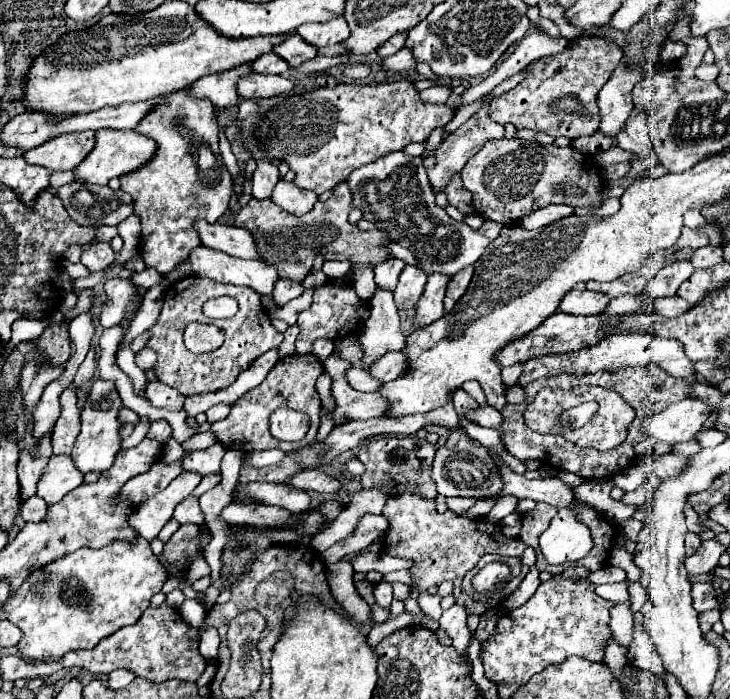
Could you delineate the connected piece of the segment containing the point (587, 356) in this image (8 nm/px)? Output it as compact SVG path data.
M614 334L614 336L604 338L600 344L590 346L590 348L582 348L578 352L548 354L548 356L524 362L524 372L516 380L516 386L524 388L524 386L528 386L530 382L534 382L542 376L546 378L546 376L556 376L556 374L562 374L562 372L582 376L582 374L600 372L600 370L622 370L626 366L644 366L644 364L650 364L650 362L658 364L664 372L668 372L670 376L676 376L676 378L686 378L688 380L690 376L694 376L694 366L682 350L681 342L650 336L650 334Z

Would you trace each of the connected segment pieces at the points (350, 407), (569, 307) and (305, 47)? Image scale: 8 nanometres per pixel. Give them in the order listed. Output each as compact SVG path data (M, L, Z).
M330 355L323 365L334 369L334 382L332 382L334 410L330 412L330 418L334 424L344 424L344 422L352 422L352 420L366 420L366 418L386 414L386 402L380 398L380 394L358 392L346 382L344 372L350 368L348 362L342 362L342 359Z
M570 290L566 298L560 302L560 312L566 314L580 314L580 316L590 316L590 314L600 314L606 310L610 304L610 296L604 292L594 292L594 290Z
M292 32L292 34L284 36L284 40L274 48L274 52L278 52L278 56L282 56L294 68L300 62L316 56L318 48L310 46L308 42L302 42L302 36L298 36L296 32Z

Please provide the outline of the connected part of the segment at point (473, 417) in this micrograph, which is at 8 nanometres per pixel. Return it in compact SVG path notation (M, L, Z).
M479 406L476 410L470 410L466 415L460 417L465 418L470 422L475 422L479 426L493 428L499 433L501 446L505 449L503 443L503 433L501 424L503 417L501 413L491 406Z

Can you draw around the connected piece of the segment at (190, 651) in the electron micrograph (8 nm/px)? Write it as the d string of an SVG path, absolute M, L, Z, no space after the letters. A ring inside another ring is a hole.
M160 604L156 608L148 608L136 624L114 632L112 636L104 638L98 646L90 650L68 652L62 658L62 666L66 668L78 666L94 674L110 674L112 670L126 668L150 682L166 682L174 678L196 682L206 668L206 660L198 652L194 630L196 628L182 622L178 610Z

